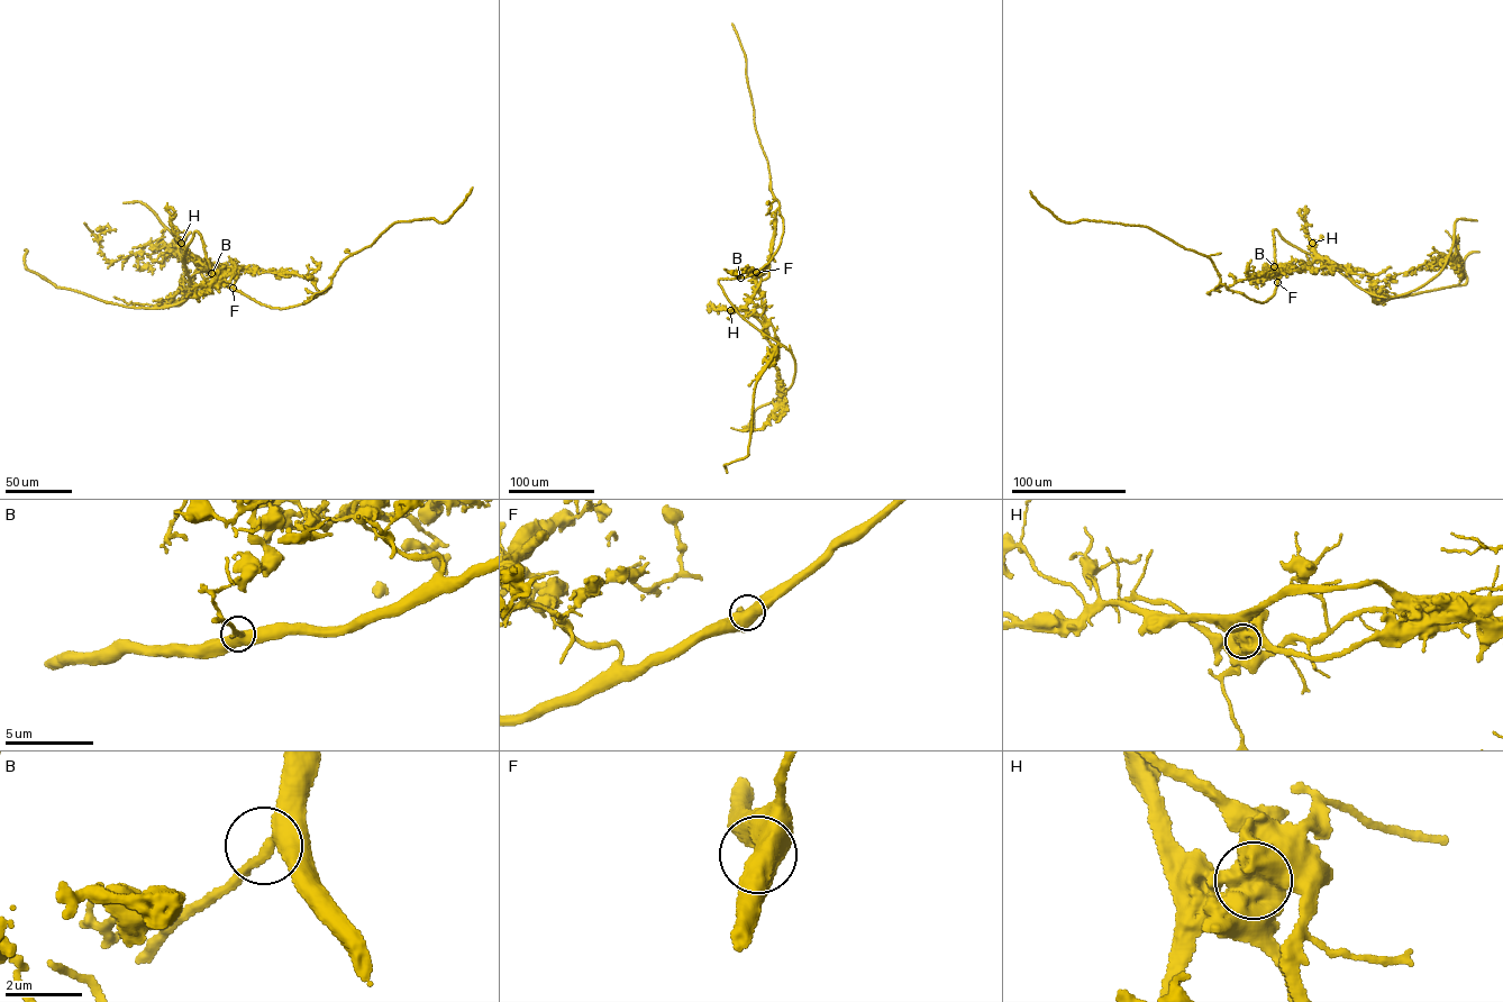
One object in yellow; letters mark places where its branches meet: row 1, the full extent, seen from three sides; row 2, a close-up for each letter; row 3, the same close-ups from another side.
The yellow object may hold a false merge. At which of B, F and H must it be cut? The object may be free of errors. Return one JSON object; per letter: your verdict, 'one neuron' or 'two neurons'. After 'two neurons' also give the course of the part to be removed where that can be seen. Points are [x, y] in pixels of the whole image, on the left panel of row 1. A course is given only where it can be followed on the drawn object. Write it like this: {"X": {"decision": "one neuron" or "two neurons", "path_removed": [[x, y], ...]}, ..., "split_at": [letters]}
{"B": {"decision": "one neuron"}, "F": {"decision": "one neuron"}, "H": {"decision": "two neurons", "path_removed": [[181, 243], [205, 263], [196, 270], [187, 298], [160, 308], [125, 307], [54, 285], [26, 267], [25, 251]]}, "split_at": ["H"]}

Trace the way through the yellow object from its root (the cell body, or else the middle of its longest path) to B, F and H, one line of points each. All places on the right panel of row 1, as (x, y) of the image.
B: (1295, 271), (1285, 272), (1290, 269), (1276, 281), (1274, 266)
F: (1295, 271), (1285, 272), (1290, 269), (1277, 282)
H: (1295, 271), (1306, 270), (1317, 257), (1312, 242)

